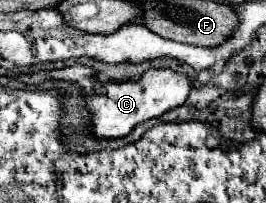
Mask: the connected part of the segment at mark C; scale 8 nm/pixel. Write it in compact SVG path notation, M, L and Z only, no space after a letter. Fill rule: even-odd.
M71 66L63 70L51 70L51 72L37 72L37 74L21 74L21 82L29 86L37 86L45 80L67 80L71 84L77 84L85 98L89 98L89 112L91 112L91 126L89 134L97 140L111 140L111 138L123 138L127 136L139 122L145 122L149 118L159 118L161 114L181 106L189 96L189 78L185 74L173 72L173 70L147 70L141 80L127 80L127 82L109 82L103 86L97 86L93 78L93 70L87 66Z

